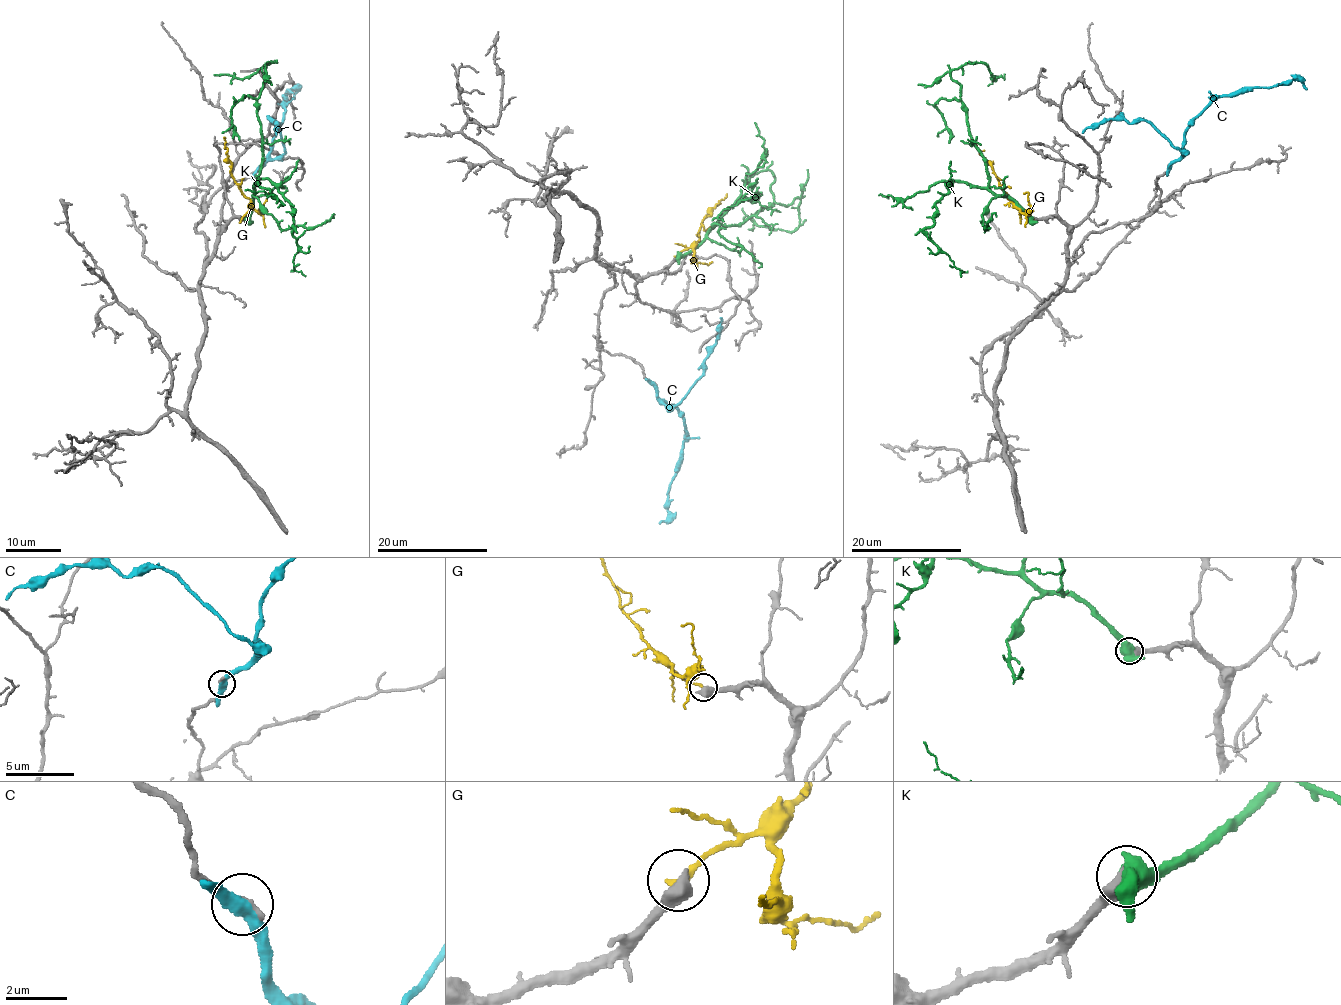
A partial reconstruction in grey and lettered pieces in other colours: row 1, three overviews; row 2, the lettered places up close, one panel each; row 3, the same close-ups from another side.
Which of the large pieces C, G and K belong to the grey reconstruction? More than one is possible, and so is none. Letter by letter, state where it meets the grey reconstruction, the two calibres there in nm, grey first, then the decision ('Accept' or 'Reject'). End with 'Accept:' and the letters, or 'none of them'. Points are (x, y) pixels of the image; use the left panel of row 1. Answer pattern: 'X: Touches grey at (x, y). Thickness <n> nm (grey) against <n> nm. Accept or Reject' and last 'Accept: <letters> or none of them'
C: Touches grey at (257, 171). Thickness 240 nm (grey) against 360 nm. Reject
G: Touches grey at (244, 217). Thickness 600 nm (grey) against 200 nm. Reject
K: Touches grey at (246, 219). Thickness 550 nm (grey) against 600 nm. Accept
Accept: K

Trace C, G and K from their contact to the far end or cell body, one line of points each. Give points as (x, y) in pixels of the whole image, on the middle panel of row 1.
C: (653, 382), (660, 399), (673, 404), (687, 432), (683, 459), (671, 481), (667, 519), (658, 523)
G: (677, 256), (699, 240), (700, 224), (726, 193)
K: (678, 256), (717, 223), (739, 225), (775, 203), (799, 198), (799, 225), (790, 232), (756, 225), (742, 207)

